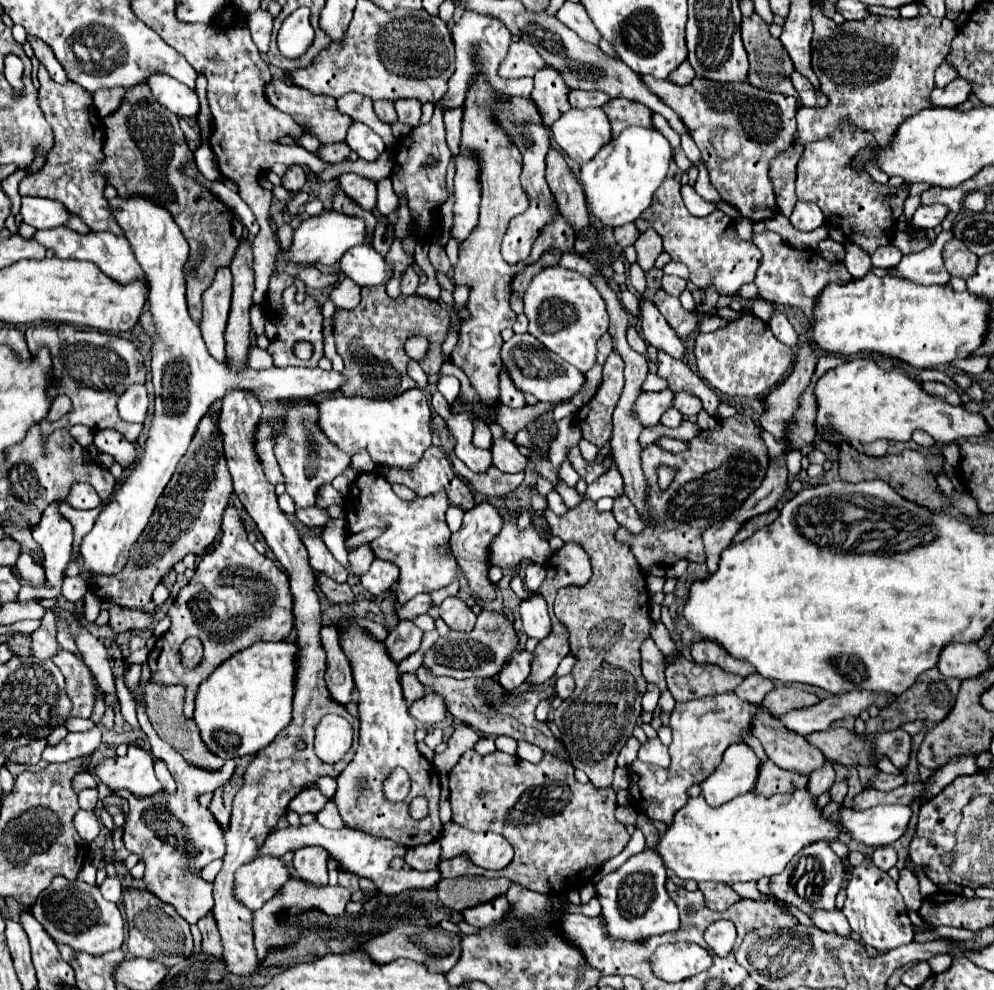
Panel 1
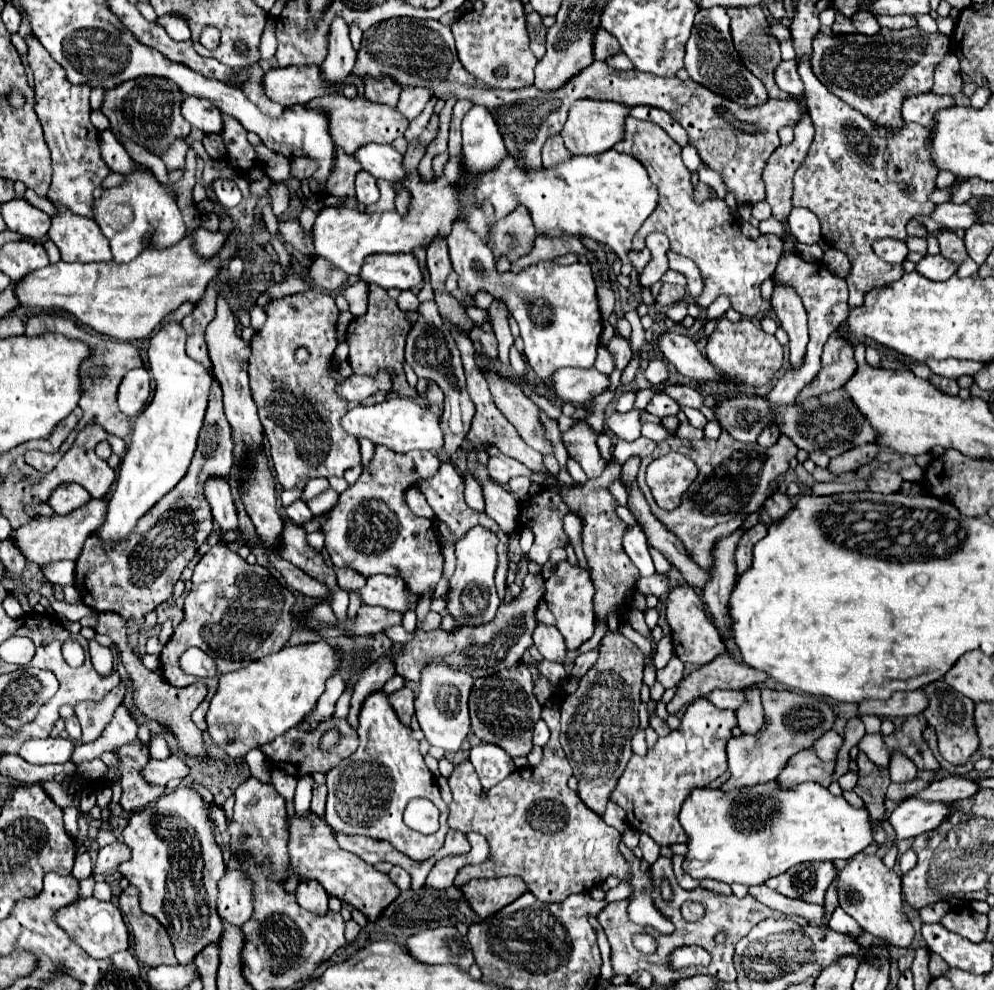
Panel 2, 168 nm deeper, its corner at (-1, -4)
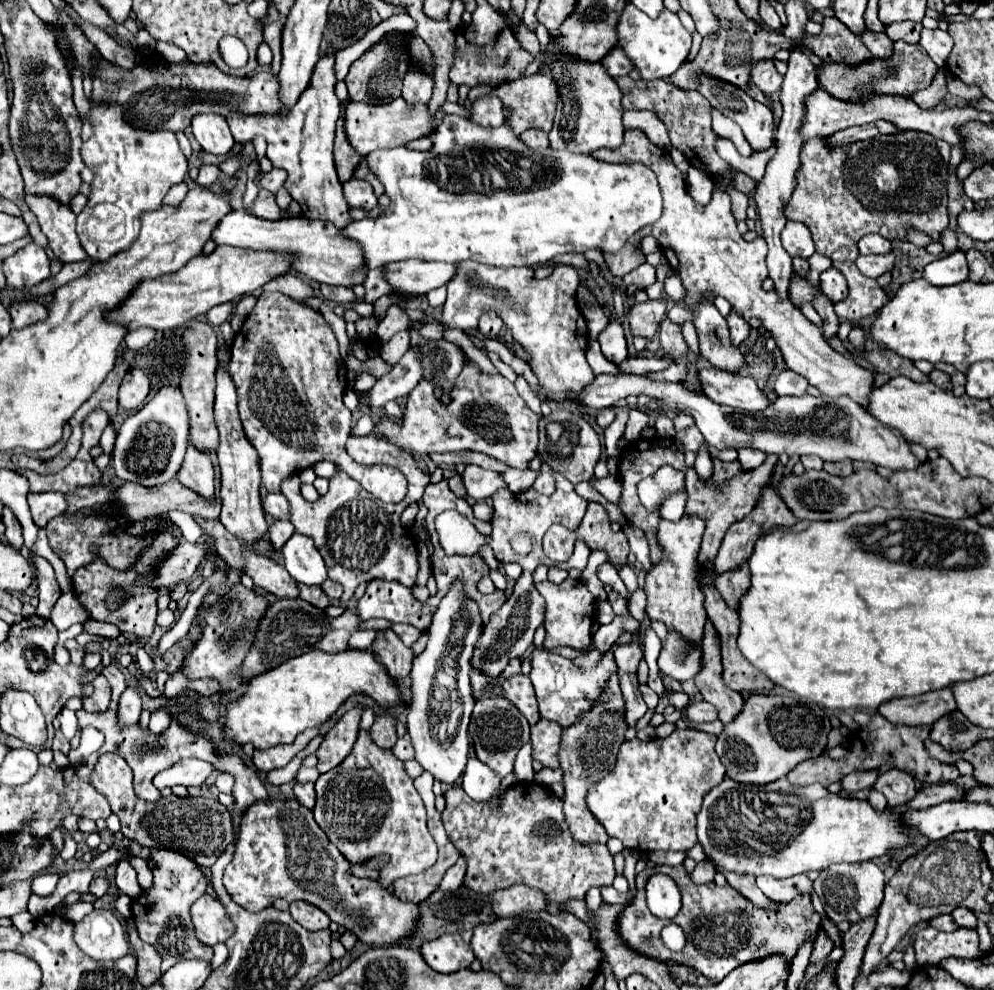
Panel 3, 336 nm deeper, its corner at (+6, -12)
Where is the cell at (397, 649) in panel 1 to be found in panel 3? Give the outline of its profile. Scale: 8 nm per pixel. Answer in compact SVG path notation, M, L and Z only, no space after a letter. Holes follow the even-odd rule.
M355 705L325 735L325 741L321 743L321 747L315 753L319 759L319 763L317 763L319 773L327 773L327 771L335 769L351 753L353 743L355 743L357 733L359 733L361 713L363 713L363 707Z

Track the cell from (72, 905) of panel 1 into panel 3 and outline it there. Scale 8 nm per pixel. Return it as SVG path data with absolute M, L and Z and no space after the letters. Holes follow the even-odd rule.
M95 909L75 923L73 939L95 961L119 959L129 951L125 929L109 909Z

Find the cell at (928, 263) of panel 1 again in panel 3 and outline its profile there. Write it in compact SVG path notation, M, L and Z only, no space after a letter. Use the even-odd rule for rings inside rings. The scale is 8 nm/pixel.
M955 251L953 255L947 255L943 259L937 259L929 265L925 265L923 269L923 279L929 281L931 285L951 285L951 283L959 283L967 279L967 261L965 261L965 253L963 251Z

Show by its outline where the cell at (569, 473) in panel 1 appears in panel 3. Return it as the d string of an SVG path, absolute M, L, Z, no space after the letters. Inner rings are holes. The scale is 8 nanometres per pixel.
M509 469L509 471L503 473L503 477L507 479L507 485L509 485L511 493L523 493L523 491L527 491L533 485L533 481L537 479L537 475L539 473L535 473L531 469L519 469L519 471L517 469Z

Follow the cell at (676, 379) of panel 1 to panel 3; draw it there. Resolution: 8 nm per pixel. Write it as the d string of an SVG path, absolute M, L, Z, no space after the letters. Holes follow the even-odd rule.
M619 407L615 421L605 429L605 453L607 453L607 457L619 457L617 441L619 441L619 437L621 437L623 431L625 431L625 423L627 423L627 419L629 419L627 415L629 415L629 413L625 413L625 407Z

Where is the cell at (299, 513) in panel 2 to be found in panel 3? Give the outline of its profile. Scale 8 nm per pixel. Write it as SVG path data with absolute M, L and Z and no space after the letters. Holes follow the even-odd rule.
M269 493L265 499L263 499L263 509L273 515L275 519L283 519L287 521L289 519L289 501L287 497L283 497L281 493Z

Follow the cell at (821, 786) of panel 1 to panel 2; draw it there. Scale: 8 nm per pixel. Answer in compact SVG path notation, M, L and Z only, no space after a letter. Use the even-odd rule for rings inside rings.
M830 731L830 733L826 733L822 739L816 741L814 751L816 751L816 755L818 755L822 761L834 761L836 755L838 755L840 745L842 745L842 737L840 737L836 731Z

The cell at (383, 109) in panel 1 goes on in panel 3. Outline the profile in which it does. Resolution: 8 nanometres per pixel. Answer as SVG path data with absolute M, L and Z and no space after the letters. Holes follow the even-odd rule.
M401 31L385 33L383 39L373 45L369 51L365 51L349 69L349 75L345 77L349 99L351 101L365 101L365 103L389 103L401 95L401 81L407 73L407 51L403 43Z

